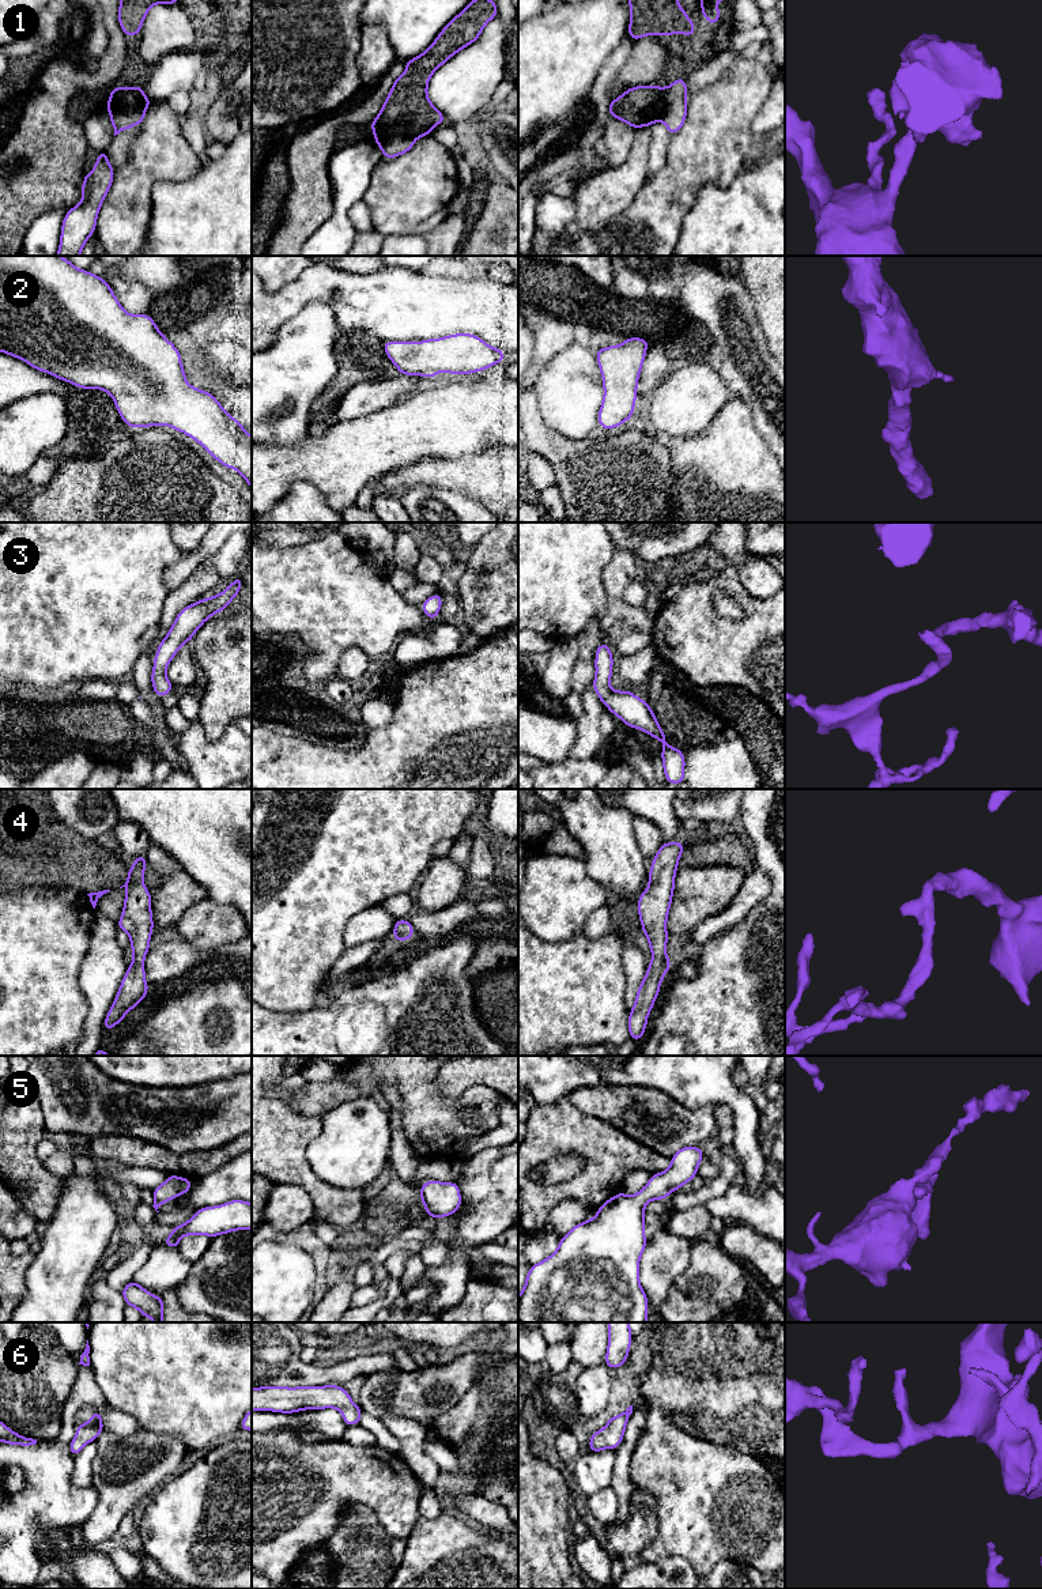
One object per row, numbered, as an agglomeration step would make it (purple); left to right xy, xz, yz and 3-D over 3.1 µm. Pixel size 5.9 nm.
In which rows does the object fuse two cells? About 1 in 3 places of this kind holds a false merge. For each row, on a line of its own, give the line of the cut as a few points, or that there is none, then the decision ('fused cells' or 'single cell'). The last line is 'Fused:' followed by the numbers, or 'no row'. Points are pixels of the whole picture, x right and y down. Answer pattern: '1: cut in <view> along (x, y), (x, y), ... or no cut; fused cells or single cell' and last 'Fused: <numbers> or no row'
1: cut in xy along (144, 110), (128, 94), (125, 105), (109, 114); fused cells
2: no cut; single cell
3: no cut; single cell
4: no cut; single cell
5: no cut; single cell
6: no cut; single cell
Fused: 1

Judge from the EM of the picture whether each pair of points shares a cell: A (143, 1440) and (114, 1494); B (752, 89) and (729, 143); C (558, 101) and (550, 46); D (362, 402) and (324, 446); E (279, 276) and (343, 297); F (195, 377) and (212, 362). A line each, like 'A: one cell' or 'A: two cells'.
A: one cell
B: one cell
C: one cell
D: two cells
E: two cells
F: two cells

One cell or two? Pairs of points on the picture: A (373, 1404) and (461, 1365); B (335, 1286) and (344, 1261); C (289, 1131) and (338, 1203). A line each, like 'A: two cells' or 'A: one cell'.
A: one cell
B: one cell
C: one cell

